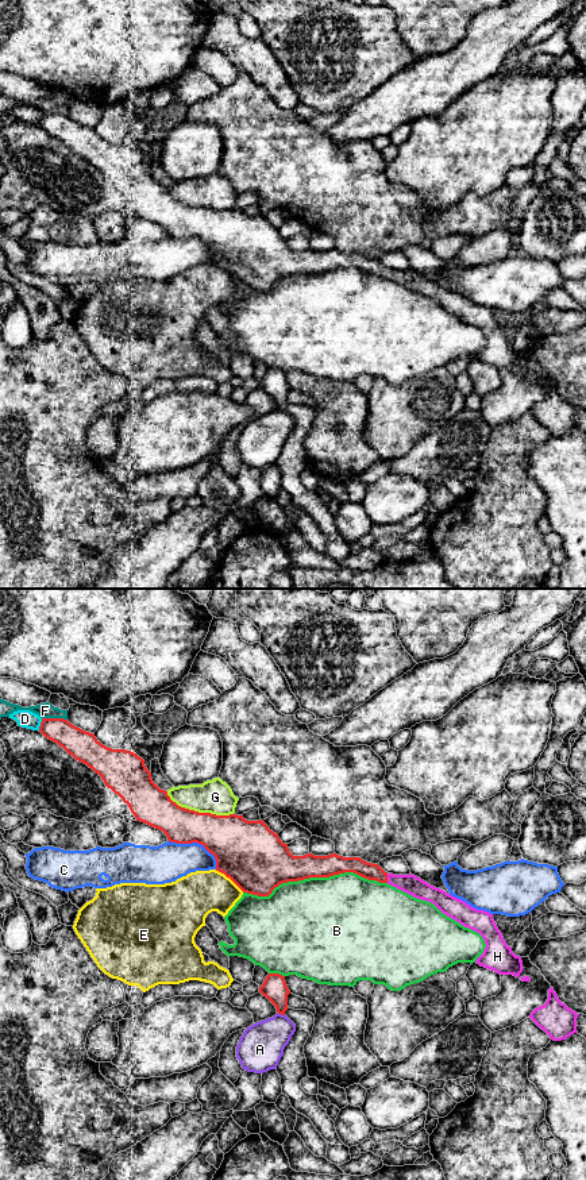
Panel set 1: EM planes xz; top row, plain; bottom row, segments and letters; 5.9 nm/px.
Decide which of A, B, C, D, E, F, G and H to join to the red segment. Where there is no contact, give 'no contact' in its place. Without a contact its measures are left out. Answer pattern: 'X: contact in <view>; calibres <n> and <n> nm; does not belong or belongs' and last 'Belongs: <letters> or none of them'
A: contact in xz; calibres 150 and 260 nm; does not belong
B: contact in xz; calibres 220 and 500 nm; does not belong
C: contact in xz; calibres 320 and 240 nm; does not belong
D: contact in xz; calibres 160 and 110 nm; does not belong
E: contact in xz; calibres 380 and 280 nm; does not belong
F: contact in xz; calibres 180 and 100 nm; does not belong
G: contact in xz; calibres 280 and 200 nm; does not belong
H: contact in xz; calibres 100 and 120 nm; belongs
Belongs: H

